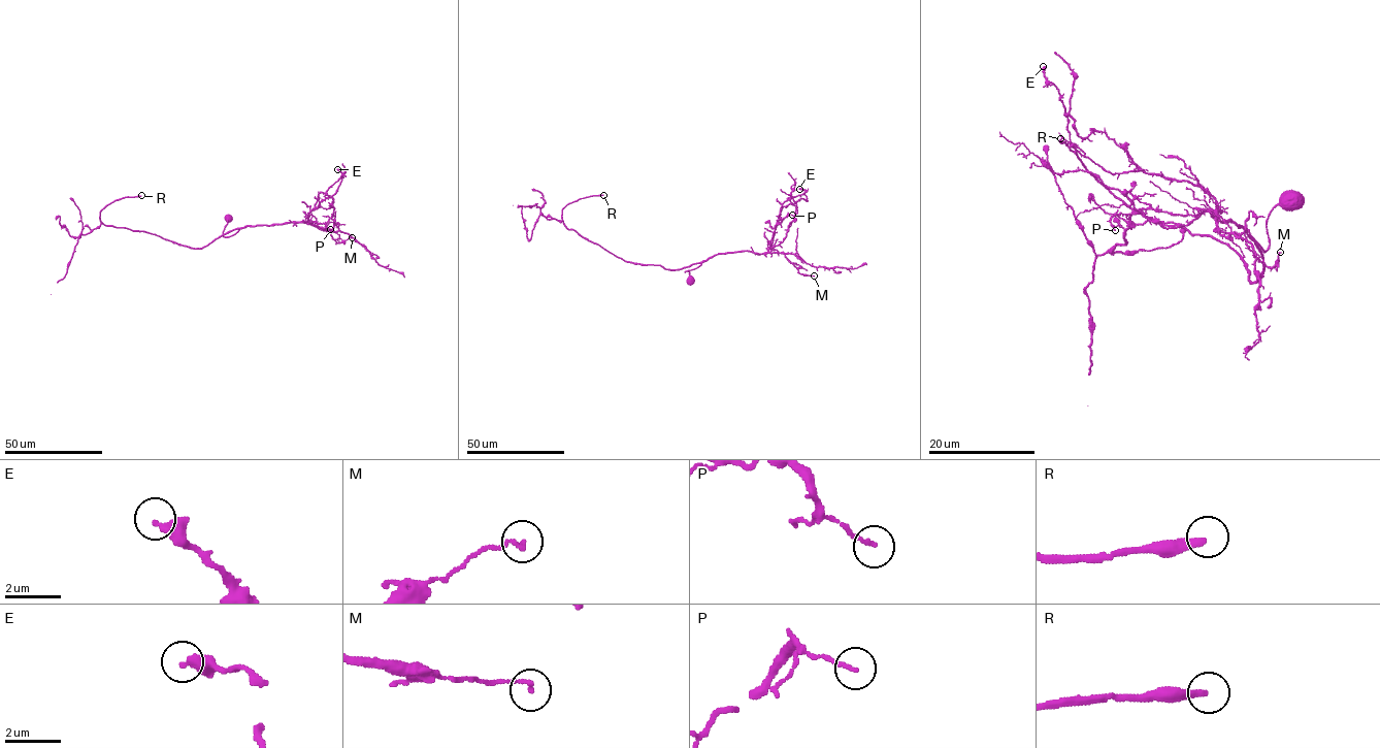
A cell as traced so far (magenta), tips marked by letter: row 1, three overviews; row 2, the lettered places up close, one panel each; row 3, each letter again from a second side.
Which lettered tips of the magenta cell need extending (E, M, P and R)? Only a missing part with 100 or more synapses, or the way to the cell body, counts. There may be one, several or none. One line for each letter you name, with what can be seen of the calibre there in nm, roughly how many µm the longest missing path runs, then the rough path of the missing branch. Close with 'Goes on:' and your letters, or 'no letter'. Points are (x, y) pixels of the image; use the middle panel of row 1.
R: calibre 260 nm; missing 190 µm; course (603, 195), (669, 192), (844, 216)
Goes on: R

